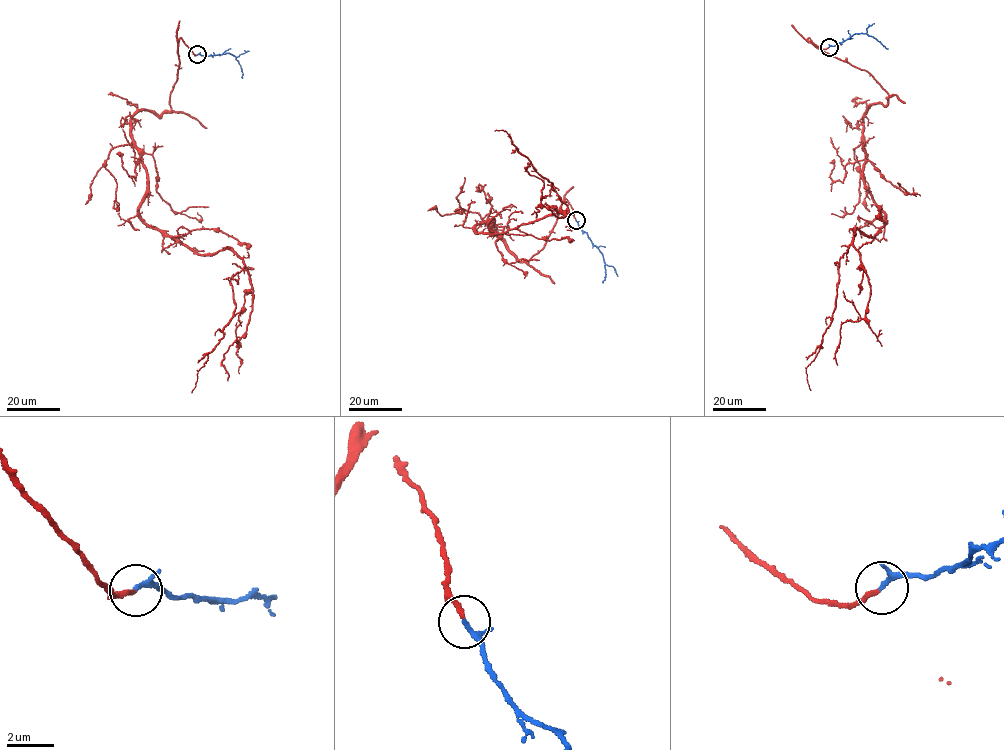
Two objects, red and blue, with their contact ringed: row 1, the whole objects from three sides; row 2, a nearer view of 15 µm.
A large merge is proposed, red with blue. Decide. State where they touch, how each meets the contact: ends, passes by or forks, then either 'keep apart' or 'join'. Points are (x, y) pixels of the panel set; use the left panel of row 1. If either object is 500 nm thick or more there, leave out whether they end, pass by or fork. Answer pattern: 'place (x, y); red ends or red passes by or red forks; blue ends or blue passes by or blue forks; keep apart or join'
place (197, 54); red ends; blue passes by; join

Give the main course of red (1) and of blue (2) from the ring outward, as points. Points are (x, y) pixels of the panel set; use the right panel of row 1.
1: (828, 47), (808, 38), (887, 93), (862, 139), (885, 214), (840, 259), (810, 390)
2: (829, 47), (853, 34), (864, 33), (887, 49)

